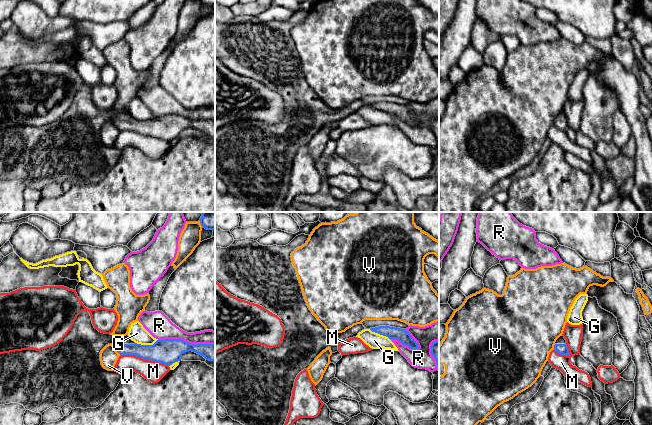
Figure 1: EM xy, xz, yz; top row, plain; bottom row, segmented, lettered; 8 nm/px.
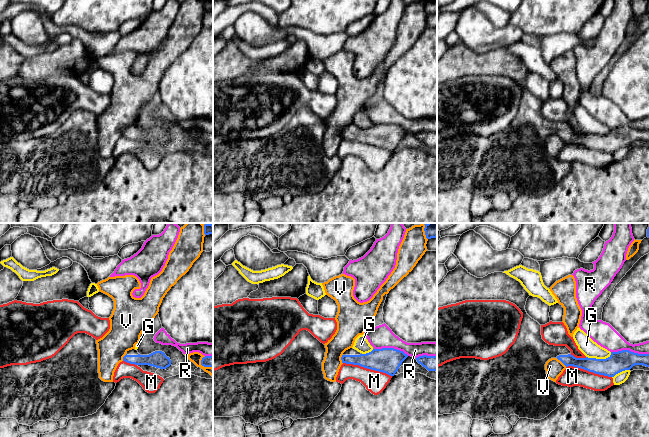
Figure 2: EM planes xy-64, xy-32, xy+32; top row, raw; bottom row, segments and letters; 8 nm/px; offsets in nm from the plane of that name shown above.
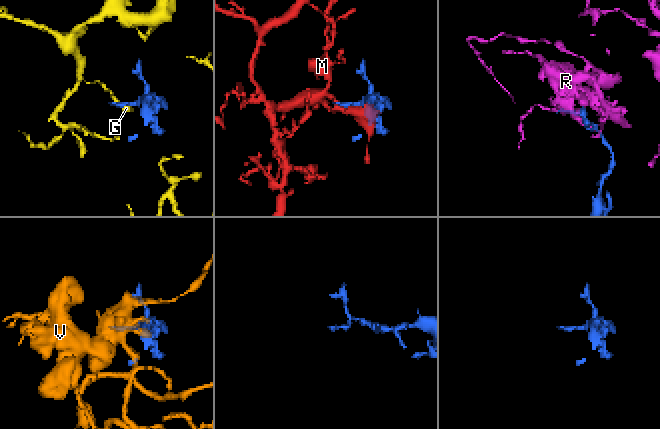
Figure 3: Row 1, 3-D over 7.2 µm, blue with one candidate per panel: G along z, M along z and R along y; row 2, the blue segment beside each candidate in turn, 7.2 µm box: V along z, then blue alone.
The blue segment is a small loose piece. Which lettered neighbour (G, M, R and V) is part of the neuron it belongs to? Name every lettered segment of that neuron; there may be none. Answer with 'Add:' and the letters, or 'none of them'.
Add: none of them

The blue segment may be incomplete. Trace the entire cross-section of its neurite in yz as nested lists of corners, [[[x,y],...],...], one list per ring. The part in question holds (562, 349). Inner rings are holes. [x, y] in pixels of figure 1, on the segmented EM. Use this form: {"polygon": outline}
{"polygon": [[[560,336],[556,340],[555,345],[554,345],[554,350],[561,355],[570,356],[569,349],[567,347],[564,336]]]}

